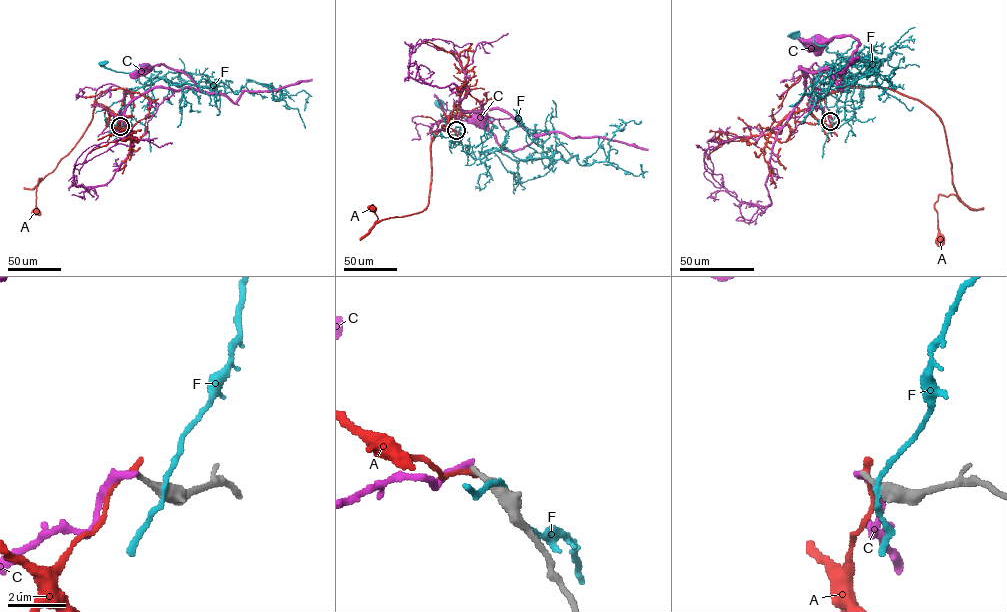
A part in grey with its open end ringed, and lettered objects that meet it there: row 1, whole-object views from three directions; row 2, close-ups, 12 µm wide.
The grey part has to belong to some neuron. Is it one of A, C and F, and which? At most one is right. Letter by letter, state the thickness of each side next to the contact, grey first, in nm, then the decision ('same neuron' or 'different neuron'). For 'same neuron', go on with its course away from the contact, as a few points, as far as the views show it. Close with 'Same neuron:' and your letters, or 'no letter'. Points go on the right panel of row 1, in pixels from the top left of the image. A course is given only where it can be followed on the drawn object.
A: calibres 200 and 200 nm; different neuron
C: calibres 200 and 200 nm; different neuron
F: calibres 550 and 160 nm; different neuron
Same neuron: no letter

